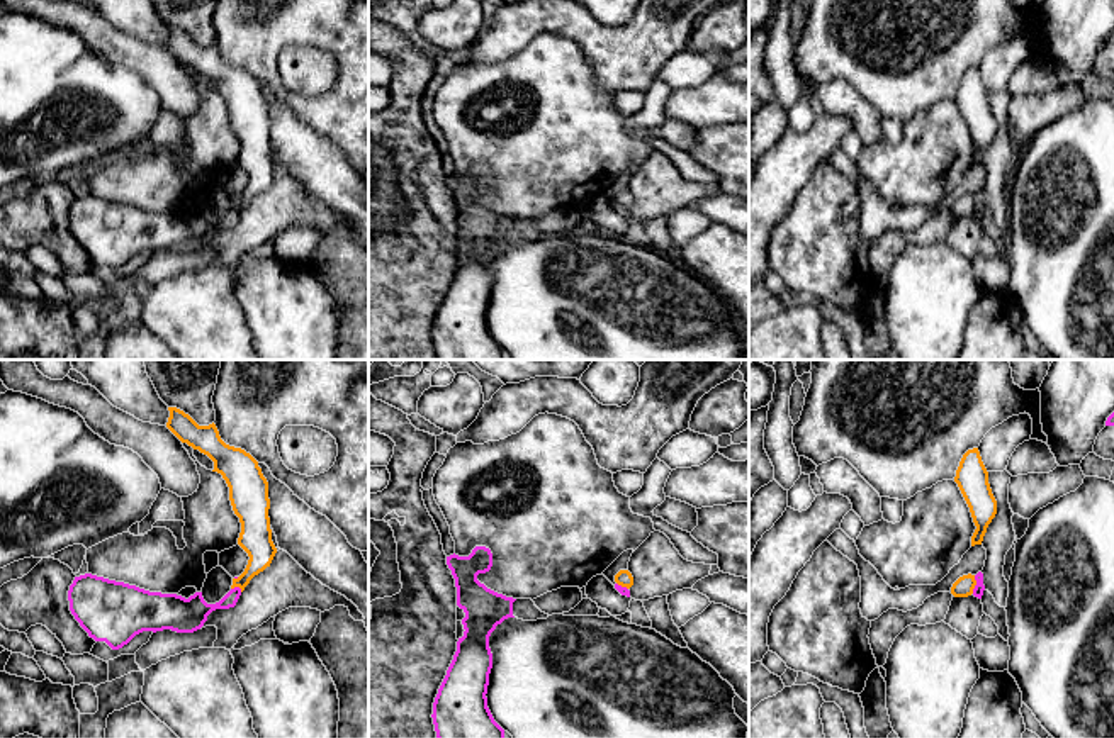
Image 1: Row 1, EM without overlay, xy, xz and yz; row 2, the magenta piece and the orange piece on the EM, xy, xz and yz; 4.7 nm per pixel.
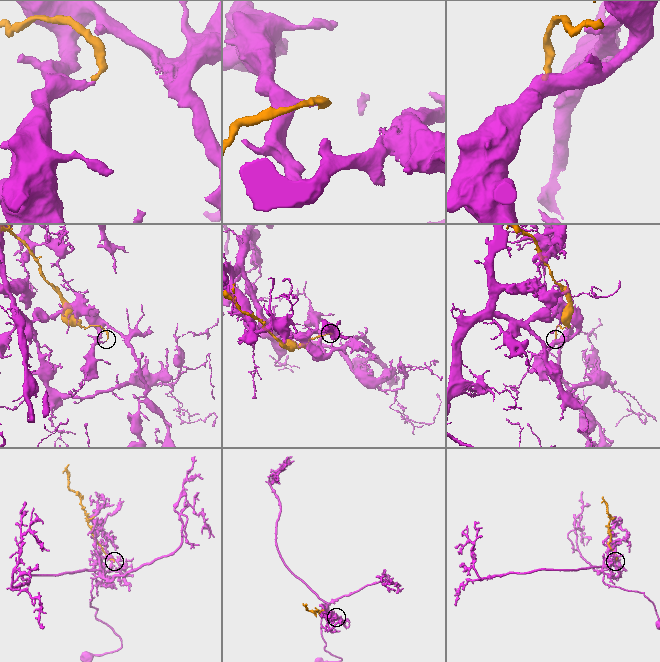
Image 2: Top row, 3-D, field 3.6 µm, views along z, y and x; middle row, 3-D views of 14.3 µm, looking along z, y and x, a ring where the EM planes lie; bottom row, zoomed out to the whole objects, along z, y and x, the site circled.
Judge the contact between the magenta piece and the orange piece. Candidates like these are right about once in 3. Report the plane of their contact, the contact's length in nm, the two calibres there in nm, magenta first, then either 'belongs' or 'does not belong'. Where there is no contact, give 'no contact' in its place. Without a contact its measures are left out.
contact in yz; length 90 nm; calibres 50 and 90 nm; does not belong

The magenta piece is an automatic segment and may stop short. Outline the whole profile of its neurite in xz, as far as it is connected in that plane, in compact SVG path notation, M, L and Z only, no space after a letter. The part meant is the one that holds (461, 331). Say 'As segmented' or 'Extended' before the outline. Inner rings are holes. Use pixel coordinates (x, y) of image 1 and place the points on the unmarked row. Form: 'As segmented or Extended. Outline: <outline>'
As segmented. Outline: M475 166L469 176L450 175L447 185L457 207L457 226L465 232L464 256L433 322L433 344L438 360L504 360L504 349L487 327L487 305L492 288L489 256L513 236L513 222L477 200L492 187L492 173Z

